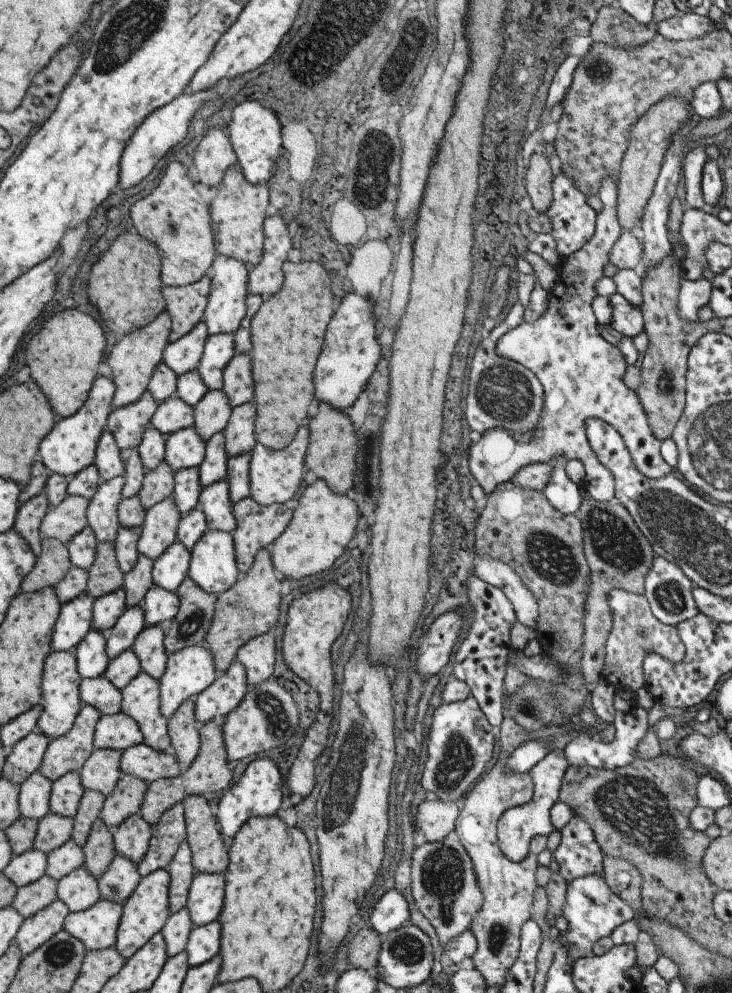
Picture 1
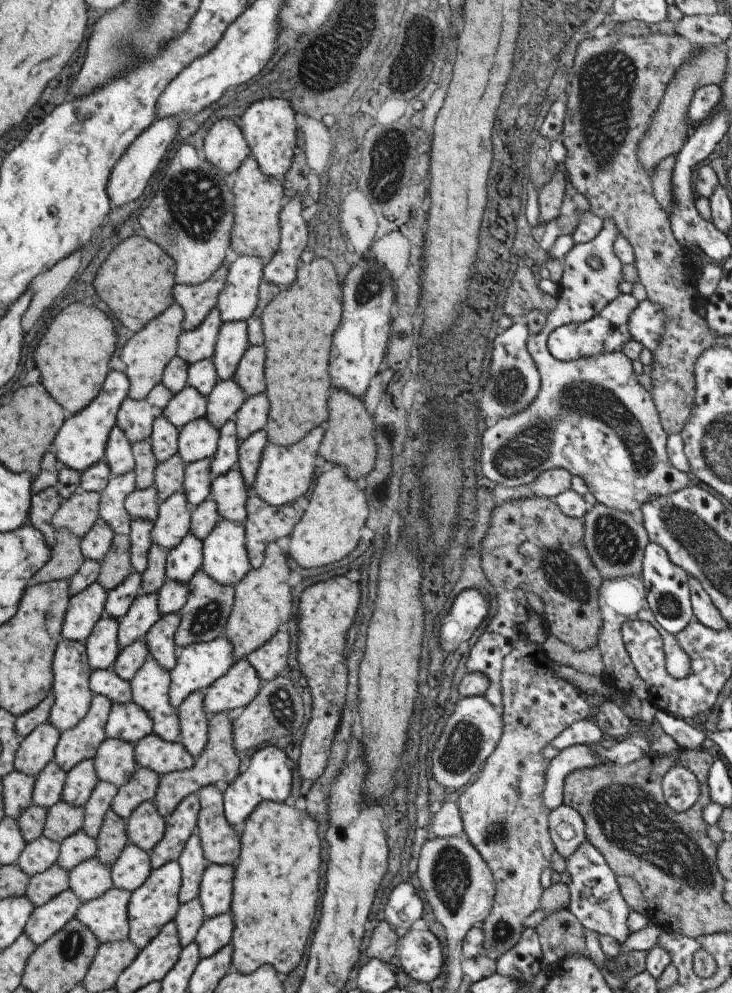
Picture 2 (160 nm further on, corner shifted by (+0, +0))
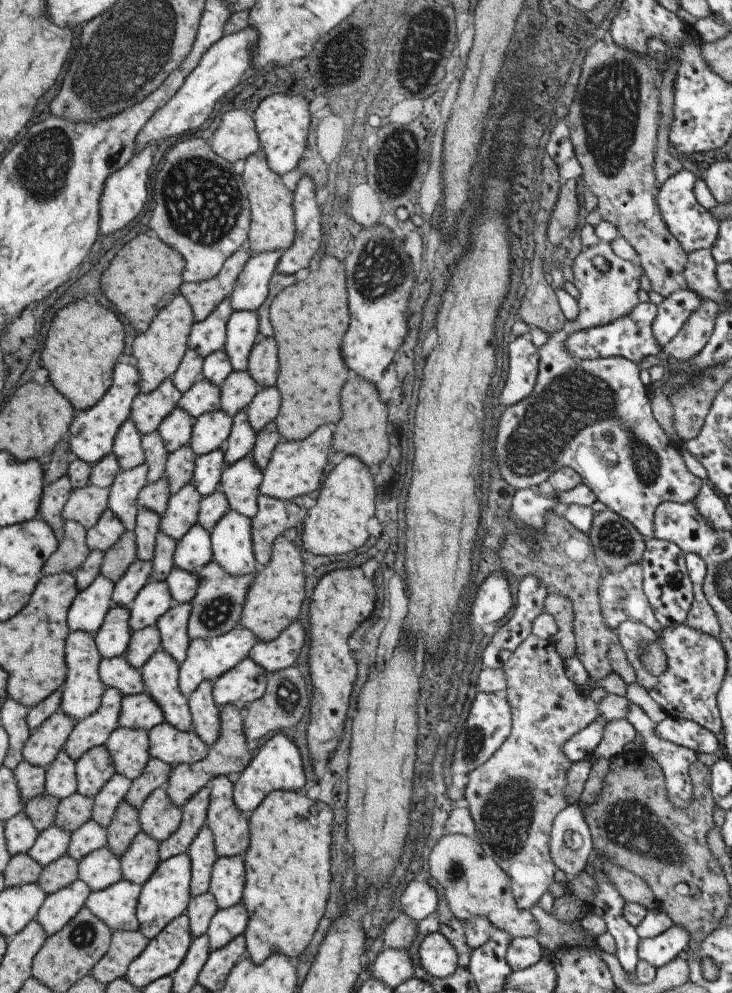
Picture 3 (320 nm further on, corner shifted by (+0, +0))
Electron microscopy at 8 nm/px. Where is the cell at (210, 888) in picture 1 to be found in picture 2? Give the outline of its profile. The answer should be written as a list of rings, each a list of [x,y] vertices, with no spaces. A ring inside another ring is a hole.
[[[209,863],[200,875],[196,899],[201,904],[204,918],[213,918],[229,910],[231,900],[232,865]]]

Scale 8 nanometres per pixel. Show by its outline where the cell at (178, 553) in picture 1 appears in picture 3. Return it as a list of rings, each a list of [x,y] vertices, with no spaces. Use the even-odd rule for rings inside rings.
[[[196,523],[174,545],[173,564],[185,572],[197,574],[210,561],[209,533]]]

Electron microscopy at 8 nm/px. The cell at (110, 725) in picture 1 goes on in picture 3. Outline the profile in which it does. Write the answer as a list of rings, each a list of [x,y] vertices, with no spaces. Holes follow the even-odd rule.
[[[147,692],[122,696],[117,727],[141,728],[149,731],[164,722],[161,708],[149,698]]]

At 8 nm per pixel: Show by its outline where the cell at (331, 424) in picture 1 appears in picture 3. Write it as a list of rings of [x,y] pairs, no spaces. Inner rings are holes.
[[[349,372],[347,382],[341,390],[341,404],[343,404],[343,418],[339,420],[337,426],[332,426],[331,450],[343,452],[347,456],[355,456],[367,468],[380,465],[381,460],[387,456],[387,446],[389,446],[385,432],[387,408],[379,400],[375,386]]]

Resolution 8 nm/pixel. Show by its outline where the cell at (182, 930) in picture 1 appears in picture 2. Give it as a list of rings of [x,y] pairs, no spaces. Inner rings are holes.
[[[193,899],[185,904],[180,904],[173,918],[173,924],[175,924],[175,932],[177,932],[177,942],[181,948],[194,941],[195,934],[204,920],[199,900]]]

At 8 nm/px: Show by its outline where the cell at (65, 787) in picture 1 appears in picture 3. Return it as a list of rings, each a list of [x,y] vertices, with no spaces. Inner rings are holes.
[[[103,745],[87,750],[81,758],[74,762],[73,768],[75,793],[91,798],[114,774],[111,758],[107,754],[107,748]]]

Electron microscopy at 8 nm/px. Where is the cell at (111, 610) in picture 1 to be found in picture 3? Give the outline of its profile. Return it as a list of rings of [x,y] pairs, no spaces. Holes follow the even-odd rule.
[[[134,561],[126,572],[114,582],[111,592],[111,602],[115,606],[129,607],[137,592],[148,583],[148,577],[151,573],[151,561]]]

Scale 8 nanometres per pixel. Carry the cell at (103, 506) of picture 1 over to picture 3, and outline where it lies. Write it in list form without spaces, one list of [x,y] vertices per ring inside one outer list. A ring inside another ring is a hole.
[[[142,463],[135,468],[120,471],[109,486],[105,508],[111,510],[111,514],[121,522],[125,531],[134,531],[134,519],[138,510],[135,506],[135,496],[146,486],[145,476],[147,466]]]

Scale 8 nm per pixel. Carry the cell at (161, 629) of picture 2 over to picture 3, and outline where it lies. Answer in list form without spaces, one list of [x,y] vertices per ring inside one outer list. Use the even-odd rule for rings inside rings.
[[[189,602],[173,604],[157,618],[155,628],[159,634],[159,650],[167,652],[177,664],[185,660],[185,652],[190,639],[187,636],[187,618],[191,611]]]

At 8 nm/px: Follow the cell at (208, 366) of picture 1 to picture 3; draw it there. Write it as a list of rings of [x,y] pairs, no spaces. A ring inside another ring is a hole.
[[[232,312],[225,324],[225,343],[222,347],[231,364],[231,372],[243,372],[257,337],[257,314]]]

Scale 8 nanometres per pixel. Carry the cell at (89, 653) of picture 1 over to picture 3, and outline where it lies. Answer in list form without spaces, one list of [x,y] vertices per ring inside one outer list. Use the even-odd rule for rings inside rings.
[[[113,605],[105,614],[101,627],[93,634],[96,650],[101,658],[124,655],[130,640],[128,607]]]

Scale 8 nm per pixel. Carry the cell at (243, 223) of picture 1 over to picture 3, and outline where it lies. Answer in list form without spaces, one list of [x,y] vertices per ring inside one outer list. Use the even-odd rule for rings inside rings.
[[[260,149],[254,154],[245,158],[241,180],[245,192],[247,192],[247,202],[249,202],[249,231],[247,232],[247,248],[249,254],[259,254],[267,251],[285,251],[293,241],[293,189],[292,184],[282,180],[282,176],[269,170],[265,156]]]

